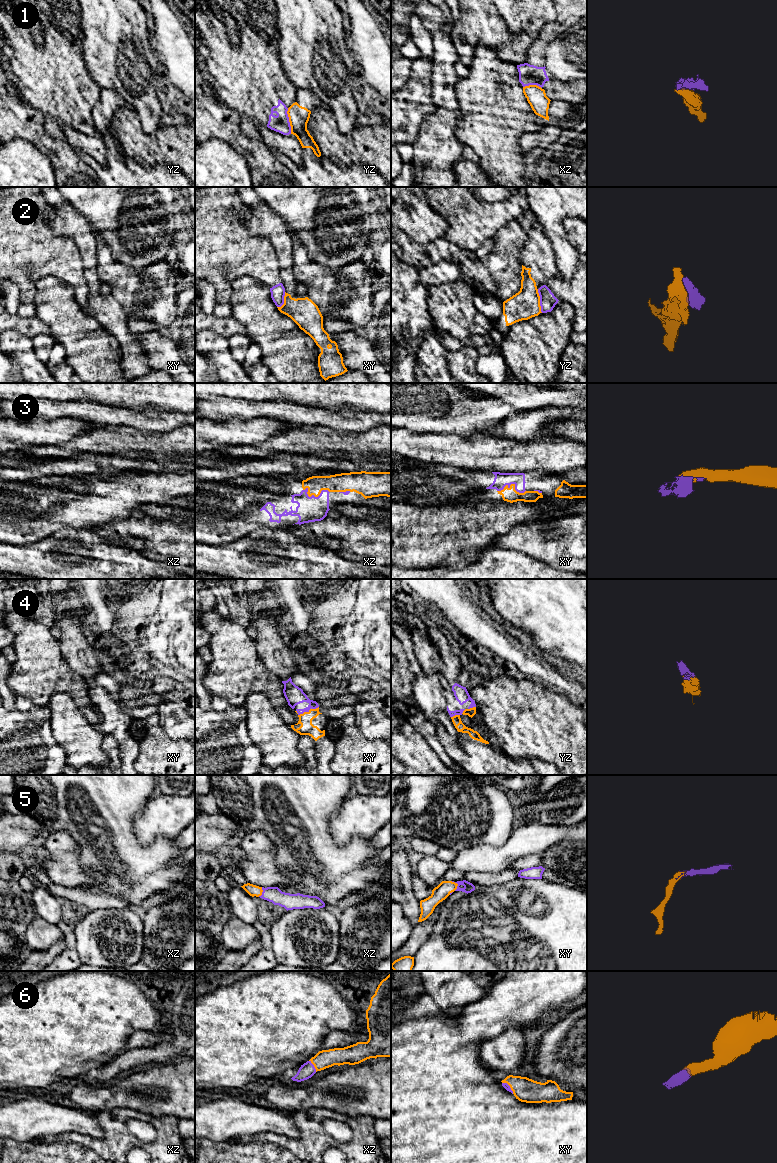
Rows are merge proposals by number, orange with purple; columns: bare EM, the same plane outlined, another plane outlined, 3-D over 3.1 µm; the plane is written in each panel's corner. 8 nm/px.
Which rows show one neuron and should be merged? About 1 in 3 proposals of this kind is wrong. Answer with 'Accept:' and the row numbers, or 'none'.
Accept: 3, 4, 5, 6

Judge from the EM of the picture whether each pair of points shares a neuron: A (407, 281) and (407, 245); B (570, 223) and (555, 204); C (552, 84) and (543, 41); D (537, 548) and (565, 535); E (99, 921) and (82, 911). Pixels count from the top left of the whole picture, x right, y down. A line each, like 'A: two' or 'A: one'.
A: two
B: two
C: one
D: one
E: two

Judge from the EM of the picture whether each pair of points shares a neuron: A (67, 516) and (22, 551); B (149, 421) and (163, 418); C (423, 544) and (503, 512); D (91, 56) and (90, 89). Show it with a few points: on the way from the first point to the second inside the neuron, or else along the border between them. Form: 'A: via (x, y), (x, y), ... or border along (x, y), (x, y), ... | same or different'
A: border along (10, 542), (35, 543) | different
B: via (152, 421), (160, 421) | same
C: via (443, 544), (468, 544), (483, 532) | same
D: border along (83, 59), (90, 77), (100, 88) | different

